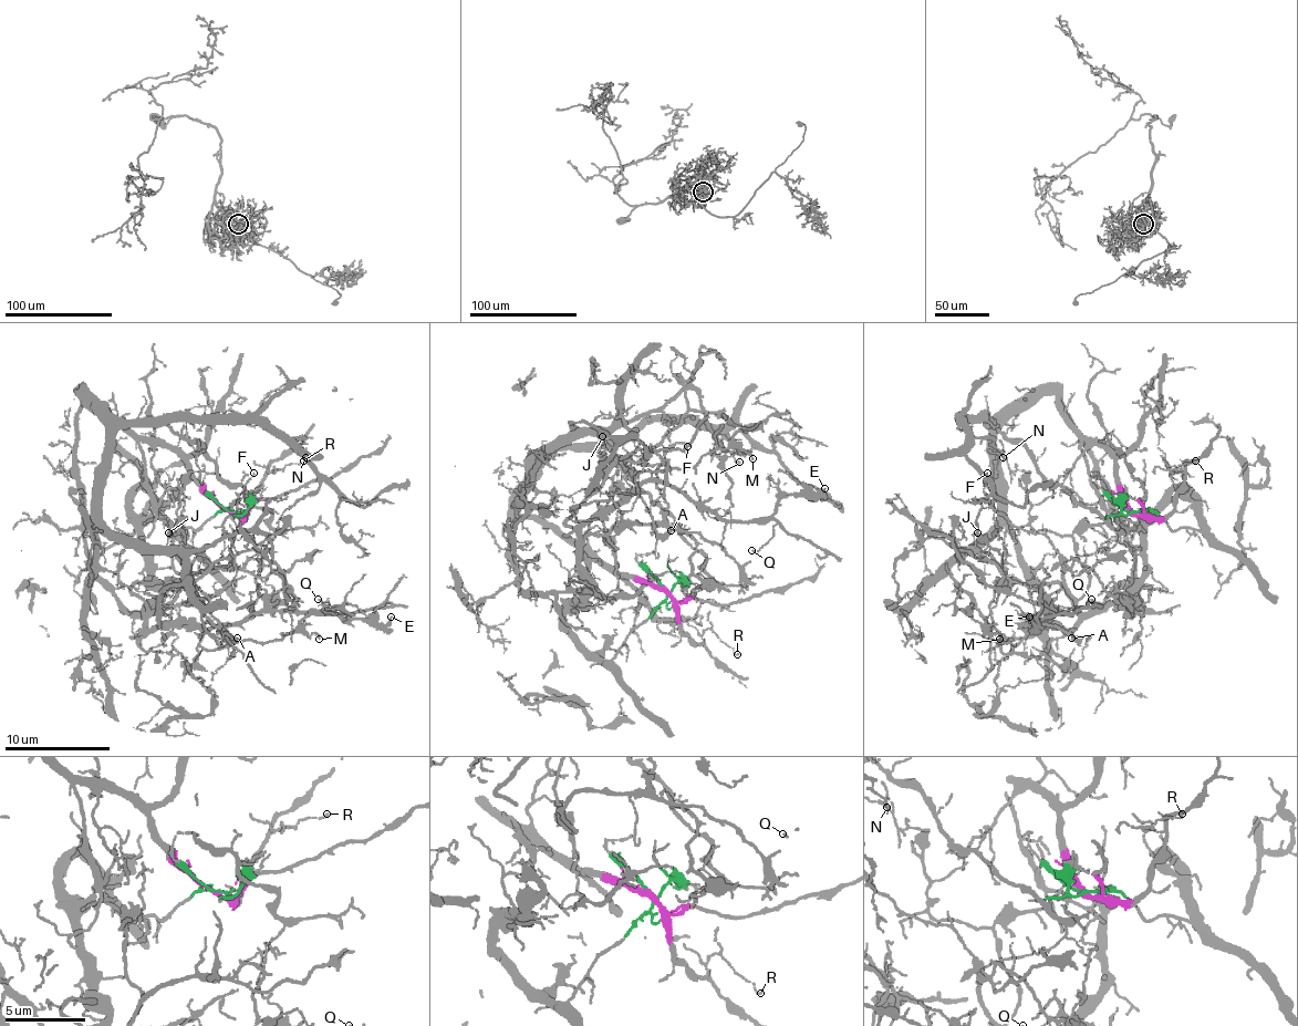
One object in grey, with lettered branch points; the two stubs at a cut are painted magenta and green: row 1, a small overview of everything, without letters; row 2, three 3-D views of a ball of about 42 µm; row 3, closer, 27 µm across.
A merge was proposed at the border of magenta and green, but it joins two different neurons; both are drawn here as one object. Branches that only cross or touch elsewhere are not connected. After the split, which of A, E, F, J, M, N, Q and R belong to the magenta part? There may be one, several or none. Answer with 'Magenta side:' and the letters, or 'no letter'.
Magenta side: J, N, R

